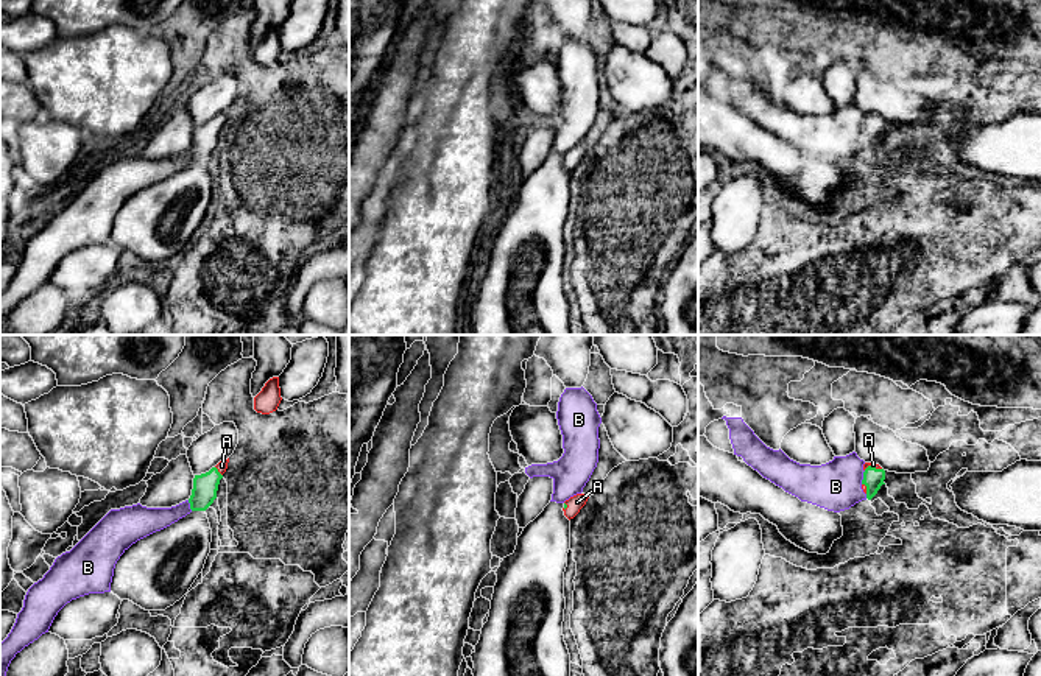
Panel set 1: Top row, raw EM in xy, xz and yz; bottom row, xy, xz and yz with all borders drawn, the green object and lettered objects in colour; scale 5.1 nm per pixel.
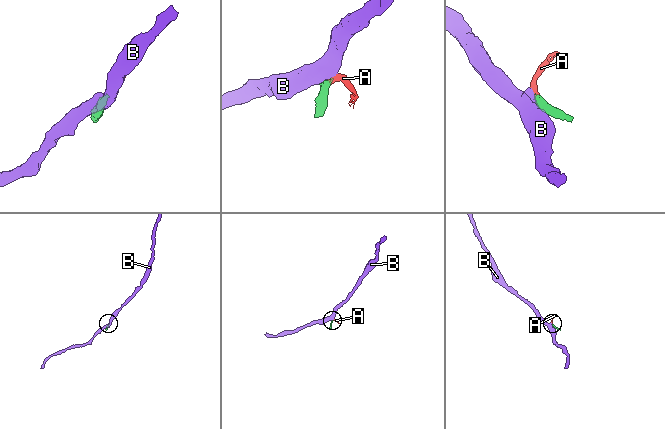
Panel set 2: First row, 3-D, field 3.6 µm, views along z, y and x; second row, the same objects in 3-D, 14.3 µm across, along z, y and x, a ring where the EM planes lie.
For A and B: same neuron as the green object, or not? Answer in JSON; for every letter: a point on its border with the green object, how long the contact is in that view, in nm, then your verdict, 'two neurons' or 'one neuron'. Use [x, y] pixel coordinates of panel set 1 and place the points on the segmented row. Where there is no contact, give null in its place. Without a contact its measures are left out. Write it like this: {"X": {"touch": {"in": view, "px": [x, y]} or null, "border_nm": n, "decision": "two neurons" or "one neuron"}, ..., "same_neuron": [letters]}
{"A": {"touch": {"in": "yz", "px": [871, 468]}, "border_nm": 100, "decision": "one neuron"}, "B": {"touch": {"in": "yz", "px": [864, 477]}, "border_nm": 80, "decision": "two neurons"}, "same_neuron": ["A"]}

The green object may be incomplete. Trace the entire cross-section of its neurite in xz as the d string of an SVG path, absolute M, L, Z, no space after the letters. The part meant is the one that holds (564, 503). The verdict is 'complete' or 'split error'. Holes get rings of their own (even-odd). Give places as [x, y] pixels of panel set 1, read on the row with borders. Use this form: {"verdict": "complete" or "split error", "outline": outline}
{"verdict": "split error", "outline": "M577 494L577 495L570 497L569 500L566 500L564 508L563 508L564 516L569 520L573 519L580 512L580 509L586 505L588 498L589 497L584 494Z"}

